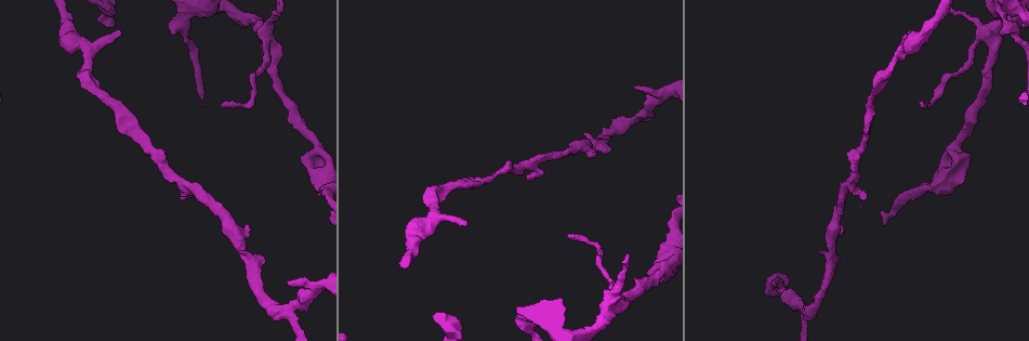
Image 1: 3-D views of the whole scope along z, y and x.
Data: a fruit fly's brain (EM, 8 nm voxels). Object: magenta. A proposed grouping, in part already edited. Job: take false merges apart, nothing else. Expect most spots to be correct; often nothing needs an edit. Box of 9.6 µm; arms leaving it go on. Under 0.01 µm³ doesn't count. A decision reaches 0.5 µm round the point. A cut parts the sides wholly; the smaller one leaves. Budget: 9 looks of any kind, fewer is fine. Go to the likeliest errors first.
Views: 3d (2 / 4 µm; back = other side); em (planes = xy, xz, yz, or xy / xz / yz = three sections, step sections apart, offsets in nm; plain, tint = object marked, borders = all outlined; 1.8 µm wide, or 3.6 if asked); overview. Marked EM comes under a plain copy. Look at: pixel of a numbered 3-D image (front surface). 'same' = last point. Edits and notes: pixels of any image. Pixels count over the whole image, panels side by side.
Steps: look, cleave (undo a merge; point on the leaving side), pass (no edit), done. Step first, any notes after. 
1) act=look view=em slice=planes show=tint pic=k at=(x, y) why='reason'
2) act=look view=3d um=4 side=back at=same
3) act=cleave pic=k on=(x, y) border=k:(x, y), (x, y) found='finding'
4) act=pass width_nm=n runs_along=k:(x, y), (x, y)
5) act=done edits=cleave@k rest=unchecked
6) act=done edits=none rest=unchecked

act=look view=em slice=planes show=borders pic=1 at=(607, 311) why='four-way junction'

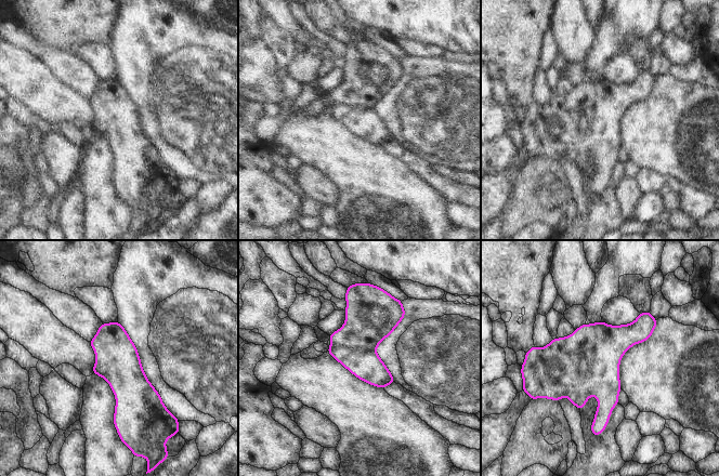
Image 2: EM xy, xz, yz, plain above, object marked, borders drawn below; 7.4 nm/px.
act=pass found='one neuron here'

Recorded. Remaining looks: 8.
act=look view=3d um=2 pic=1 at=(288, 309) why='three arms meet'

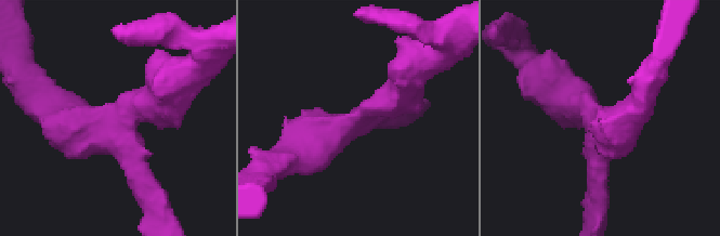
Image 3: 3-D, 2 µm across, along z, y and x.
act=look view=em slice=planes show=tint pic=3 at=(365, 114) why='now the EM'

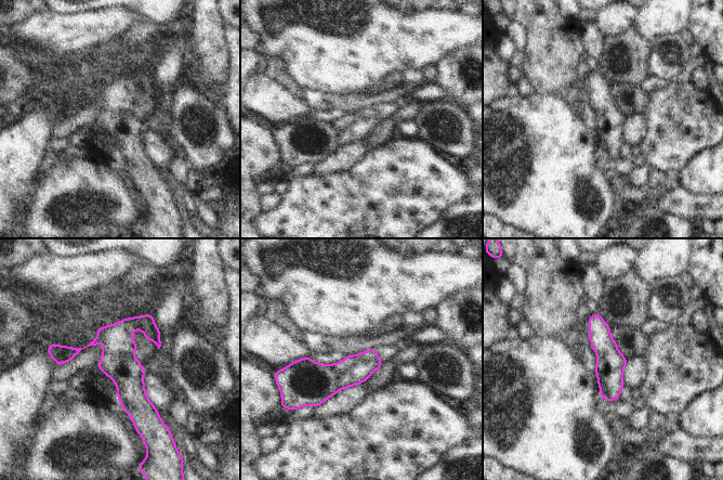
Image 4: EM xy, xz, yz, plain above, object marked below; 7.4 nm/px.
act=pass found='all the same neuron'

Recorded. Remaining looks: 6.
act=look view=3d um=2 pic=1 at=(252, 102)

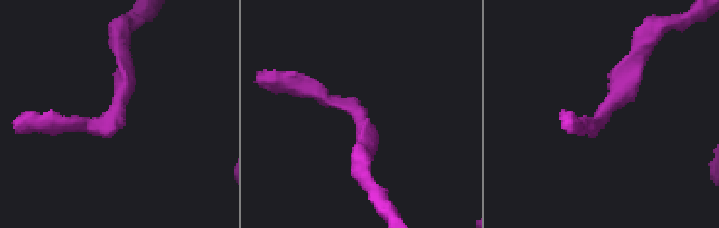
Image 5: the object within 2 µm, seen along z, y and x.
act=look view=em slice=xy step=8 show=tint pic=5 at=(116, 110) why='shape alone is not enough'

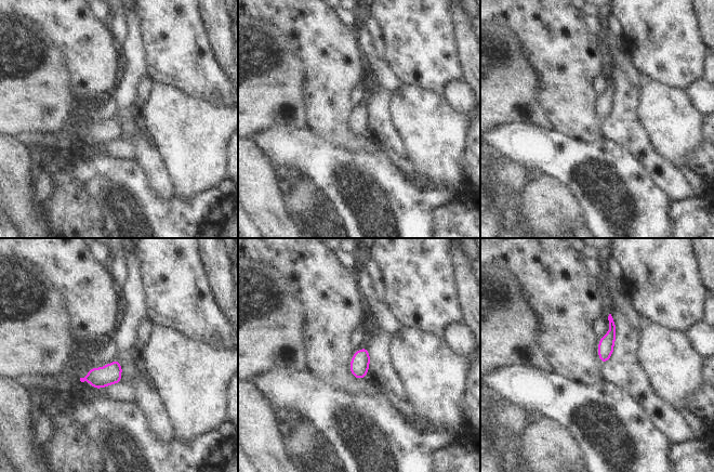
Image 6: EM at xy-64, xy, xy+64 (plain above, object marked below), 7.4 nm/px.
act=look view=em slice=planes show=tint at=same

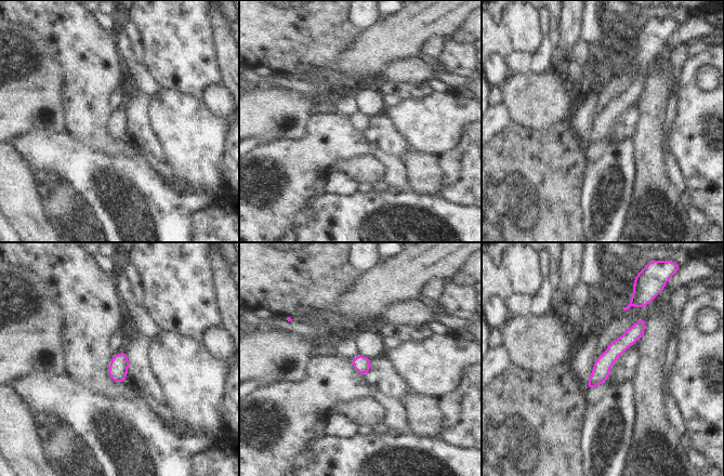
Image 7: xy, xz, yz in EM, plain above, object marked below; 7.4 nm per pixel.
act=pass runs_along=7:(642, 321), (603, 364), (590, 385) found='all the same neuron'

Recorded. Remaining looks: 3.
act=look view=3d um=4 pic=1 at=(531, 319) why='thick turns thin'

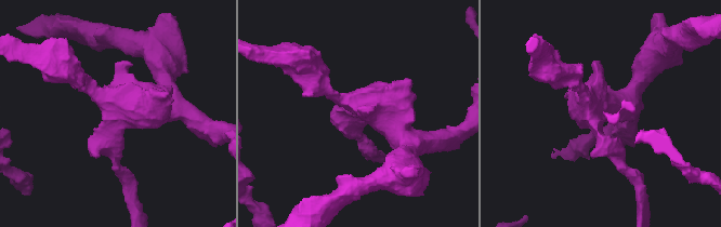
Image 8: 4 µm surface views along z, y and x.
act=look view=em um=3.6 slice=planes show=tint pic=8 at=(115, 127) why='need the tissue'

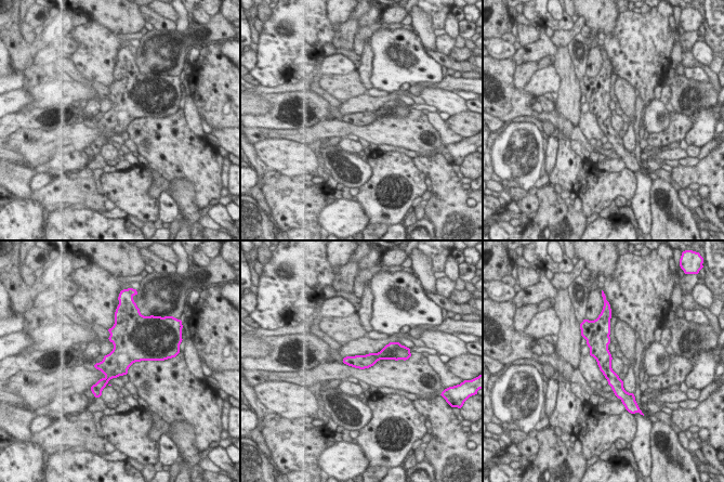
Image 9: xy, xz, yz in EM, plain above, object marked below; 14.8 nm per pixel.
act=pass runs_along=9:(603, 330), (605, 368), (618, 389) found='one neuron here'

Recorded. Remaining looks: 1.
act=done edits=none rest=unchecked

